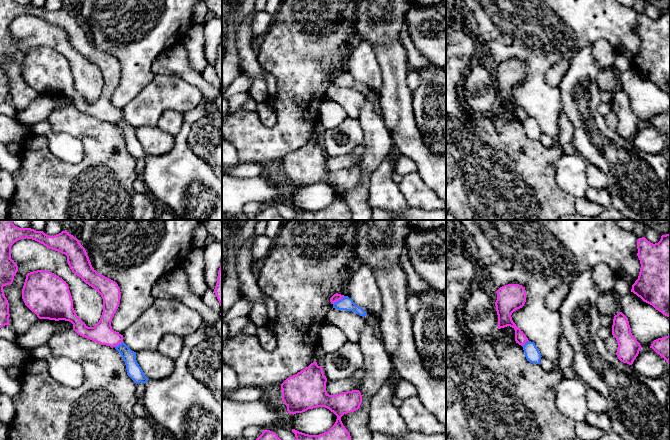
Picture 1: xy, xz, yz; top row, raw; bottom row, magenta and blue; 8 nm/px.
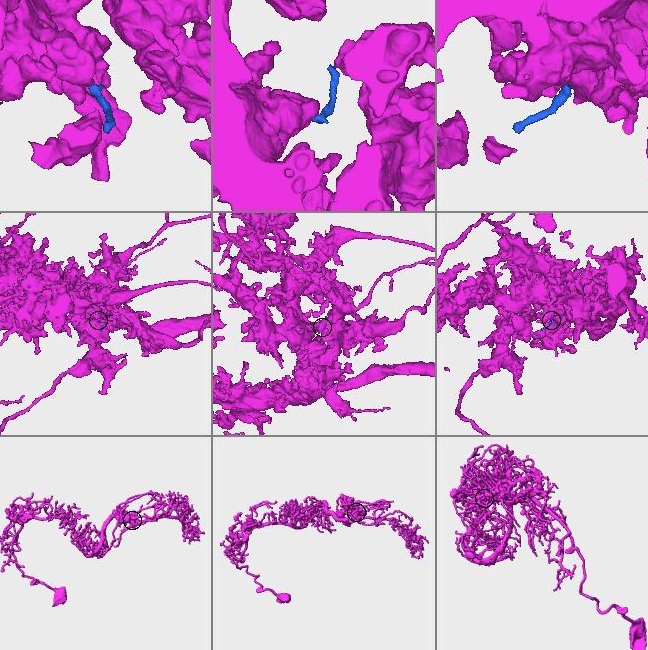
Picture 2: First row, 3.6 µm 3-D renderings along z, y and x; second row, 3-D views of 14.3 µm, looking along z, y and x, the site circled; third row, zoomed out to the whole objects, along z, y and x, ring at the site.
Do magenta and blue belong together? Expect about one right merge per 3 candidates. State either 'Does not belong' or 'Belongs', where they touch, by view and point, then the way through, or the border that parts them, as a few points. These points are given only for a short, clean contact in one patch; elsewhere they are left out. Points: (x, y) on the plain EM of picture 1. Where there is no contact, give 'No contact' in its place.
Does not belong. Touches magenta at xz (338, 76). Boundary: xz (344, 72), (333, 80)

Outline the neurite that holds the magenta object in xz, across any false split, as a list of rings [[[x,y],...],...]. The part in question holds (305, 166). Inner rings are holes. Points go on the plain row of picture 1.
[[[315,137],[281,160],[282,177],[289,190],[325,183],[337,192],[335,200],[319,211],[309,211],[292,205],[296,215],[291,220],[351,220],[350,209],[343,201],[341,193],[360,184],[362,171],[359,166],[329,171],[326,158],[322,142],[318,142]]]

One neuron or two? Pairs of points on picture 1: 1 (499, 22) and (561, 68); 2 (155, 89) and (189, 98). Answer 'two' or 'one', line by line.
1: two
2: one

